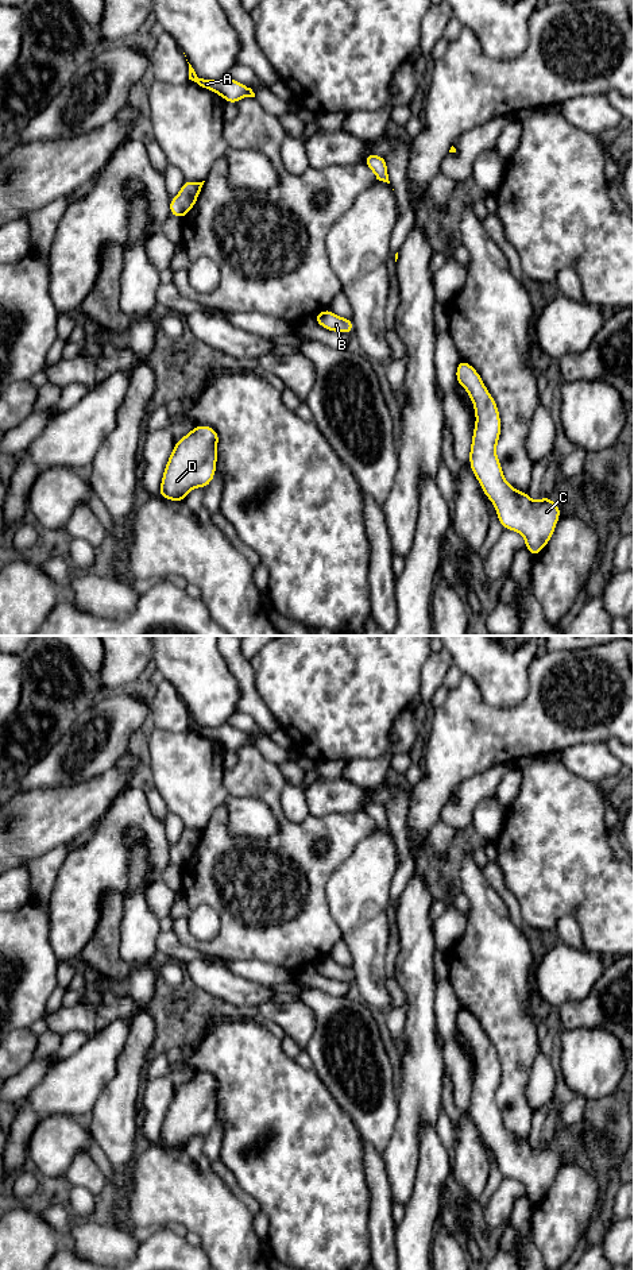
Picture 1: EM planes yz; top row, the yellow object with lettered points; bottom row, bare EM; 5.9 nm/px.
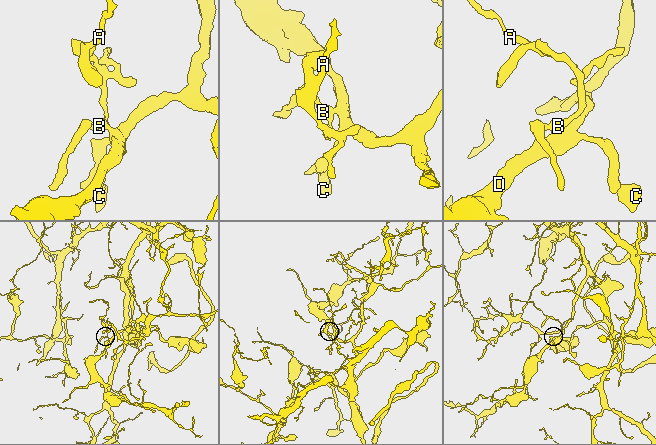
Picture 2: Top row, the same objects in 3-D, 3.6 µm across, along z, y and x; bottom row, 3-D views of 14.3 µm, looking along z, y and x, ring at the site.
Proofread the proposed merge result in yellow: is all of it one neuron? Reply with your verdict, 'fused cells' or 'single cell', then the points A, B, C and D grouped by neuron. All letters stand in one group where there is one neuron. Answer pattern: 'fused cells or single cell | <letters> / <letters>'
single cell | A B C D

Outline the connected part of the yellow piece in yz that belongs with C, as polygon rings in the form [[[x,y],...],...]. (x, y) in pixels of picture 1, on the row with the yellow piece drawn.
[[[464,359],[456,367],[456,382],[465,389],[475,409],[476,422],[469,449],[471,471],[486,497],[494,503],[503,529],[521,533],[526,549],[534,557],[552,539],[561,510],[549,497],[541,497],[534,502],[527,491],[517,491],[506,482],[496,456],[502,426],[498,405],[480,374]]]

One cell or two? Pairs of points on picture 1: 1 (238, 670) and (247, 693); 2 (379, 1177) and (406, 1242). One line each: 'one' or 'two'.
1: one
2: two

